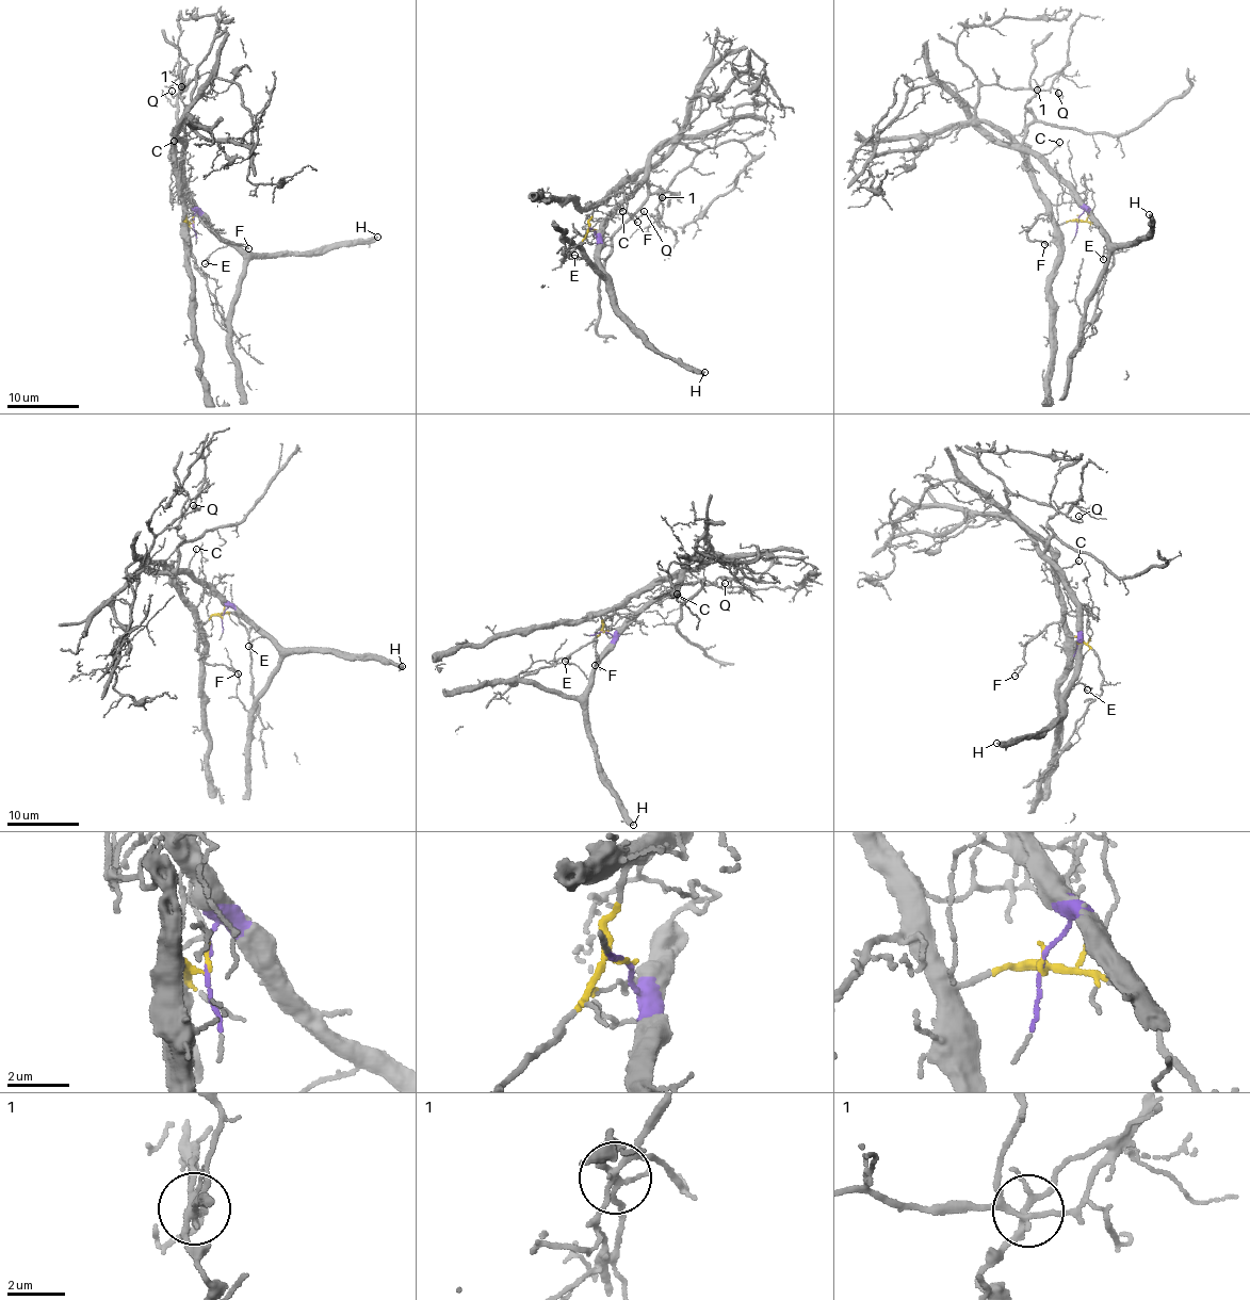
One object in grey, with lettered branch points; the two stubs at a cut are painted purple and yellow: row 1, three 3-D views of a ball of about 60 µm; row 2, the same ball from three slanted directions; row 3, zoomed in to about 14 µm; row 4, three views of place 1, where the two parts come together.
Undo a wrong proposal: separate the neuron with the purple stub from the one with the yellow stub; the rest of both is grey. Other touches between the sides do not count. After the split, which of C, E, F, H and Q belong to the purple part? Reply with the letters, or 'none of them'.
C, E, H

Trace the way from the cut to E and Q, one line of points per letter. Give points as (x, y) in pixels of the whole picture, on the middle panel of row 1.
E: (594, 229), (597, 239), (593, 256), (598, 266), (573, 255)
Q: (594, 229), (588, 218), (594, 208), (618, 185), (676, 144), (697, 151), (661, 197), (656, 213), (644, 212)

